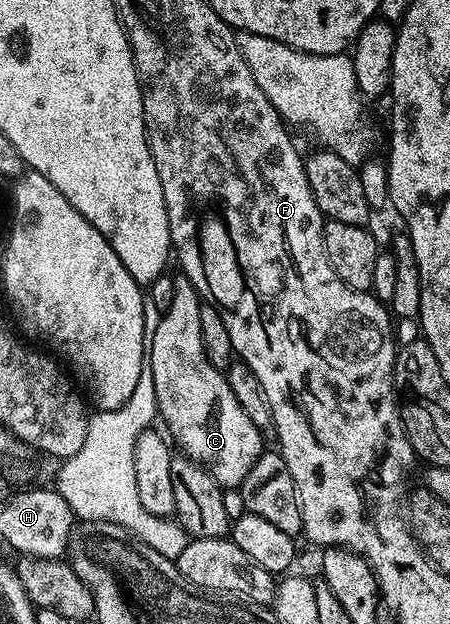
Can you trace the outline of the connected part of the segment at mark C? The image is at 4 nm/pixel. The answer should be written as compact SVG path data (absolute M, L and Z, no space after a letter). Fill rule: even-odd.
M184 273L173 275L175 294L171 297L171 309L162 314L159 329L155 329L155 337L147 343L147 370L155 381L155 401L160 422L165 422L164 430L168 438L175 444L180 454L188 455L201 465L222 489L240 488L243 477L251 473L251 465L266 450L266 440L261 438L259 429L247 413L243 413L243 405L231 393L231 385L226 372L215 369L211 361L207 361L207 353L203 349L203 340L200 336L202 327L203 308L202 300L191 285L191 281Z

